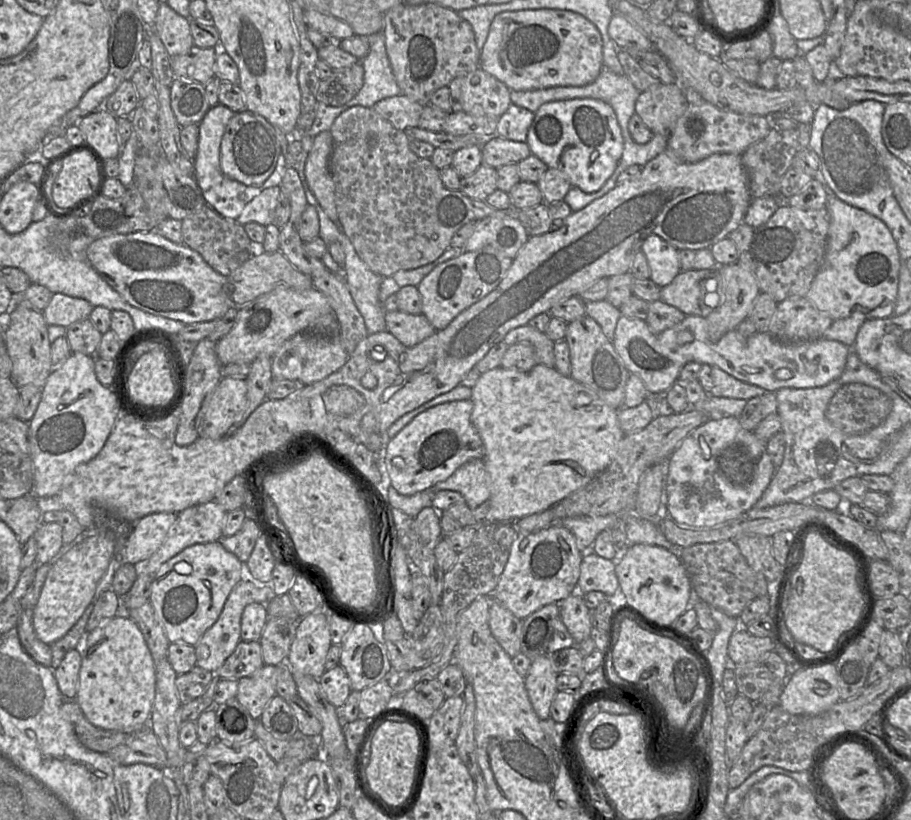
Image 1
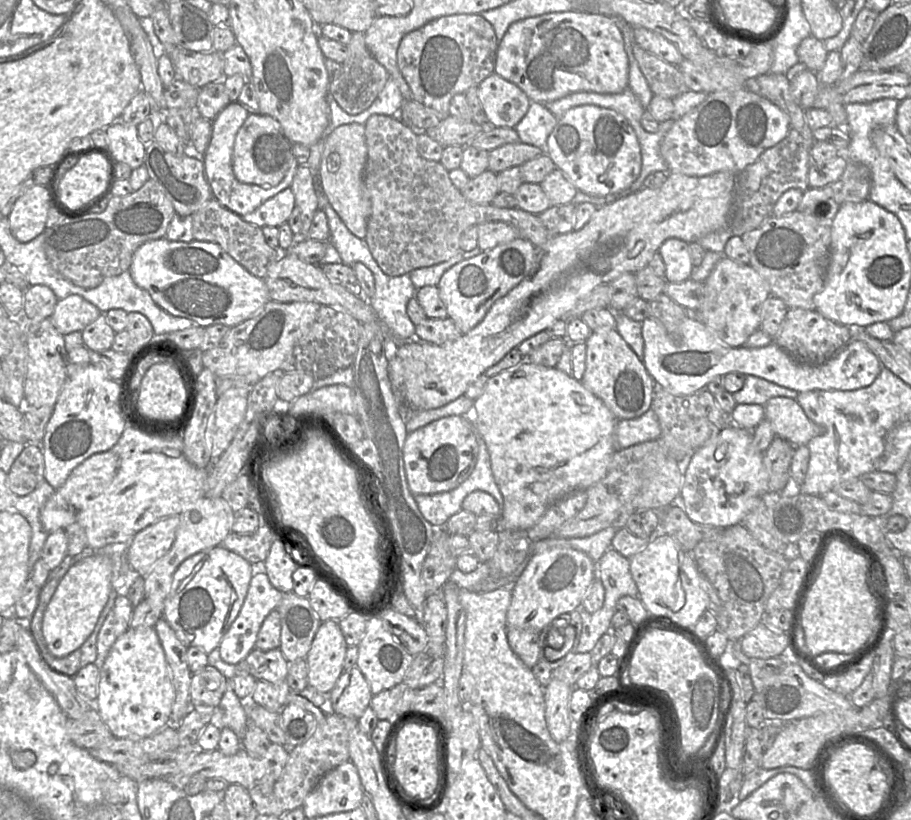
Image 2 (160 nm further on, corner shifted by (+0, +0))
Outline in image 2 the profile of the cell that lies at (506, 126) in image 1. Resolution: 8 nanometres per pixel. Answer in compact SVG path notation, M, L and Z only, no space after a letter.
M531 102L526 115L514 128L520 142L536 146L544 151L547 138L557 122L557 117L545 104Z

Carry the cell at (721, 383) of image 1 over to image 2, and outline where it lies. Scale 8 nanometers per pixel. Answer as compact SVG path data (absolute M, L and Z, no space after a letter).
M754 375L745 376L743 387L733 394L737 404L765 405L773 397L789 397L796 399L798 392L779 386L773 382Z

